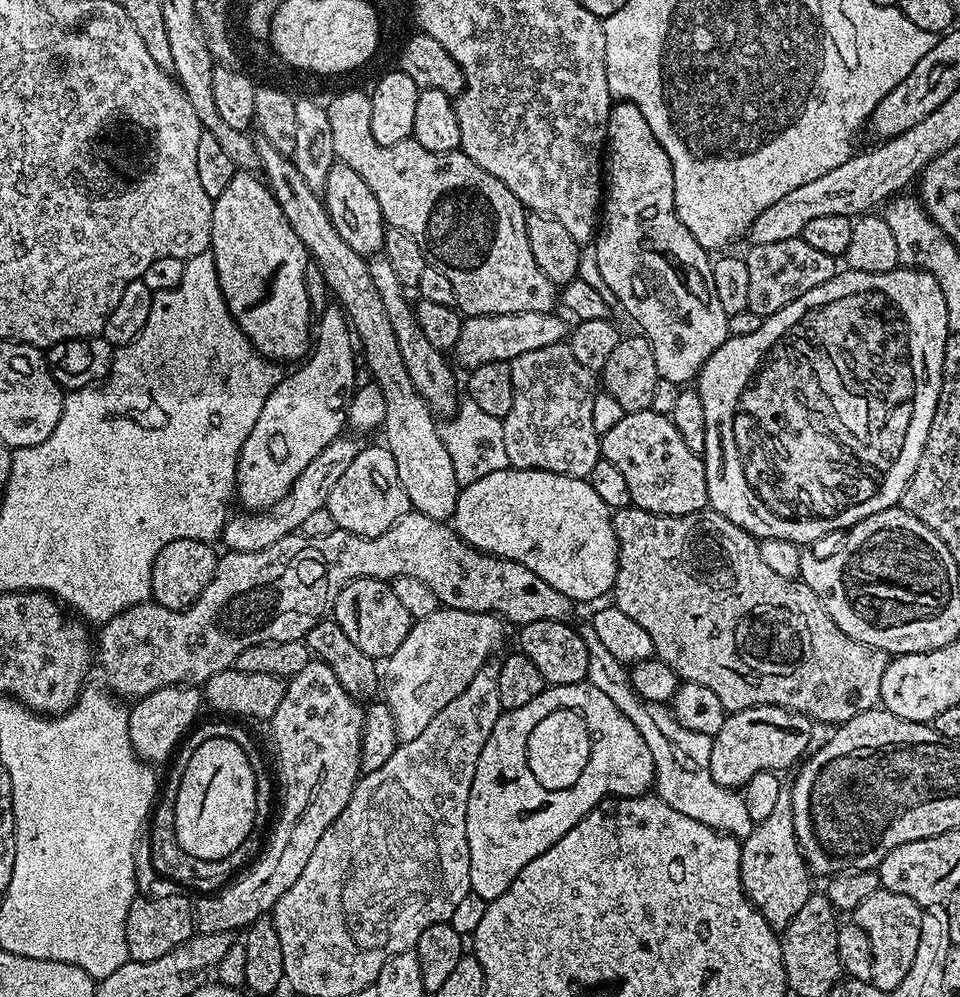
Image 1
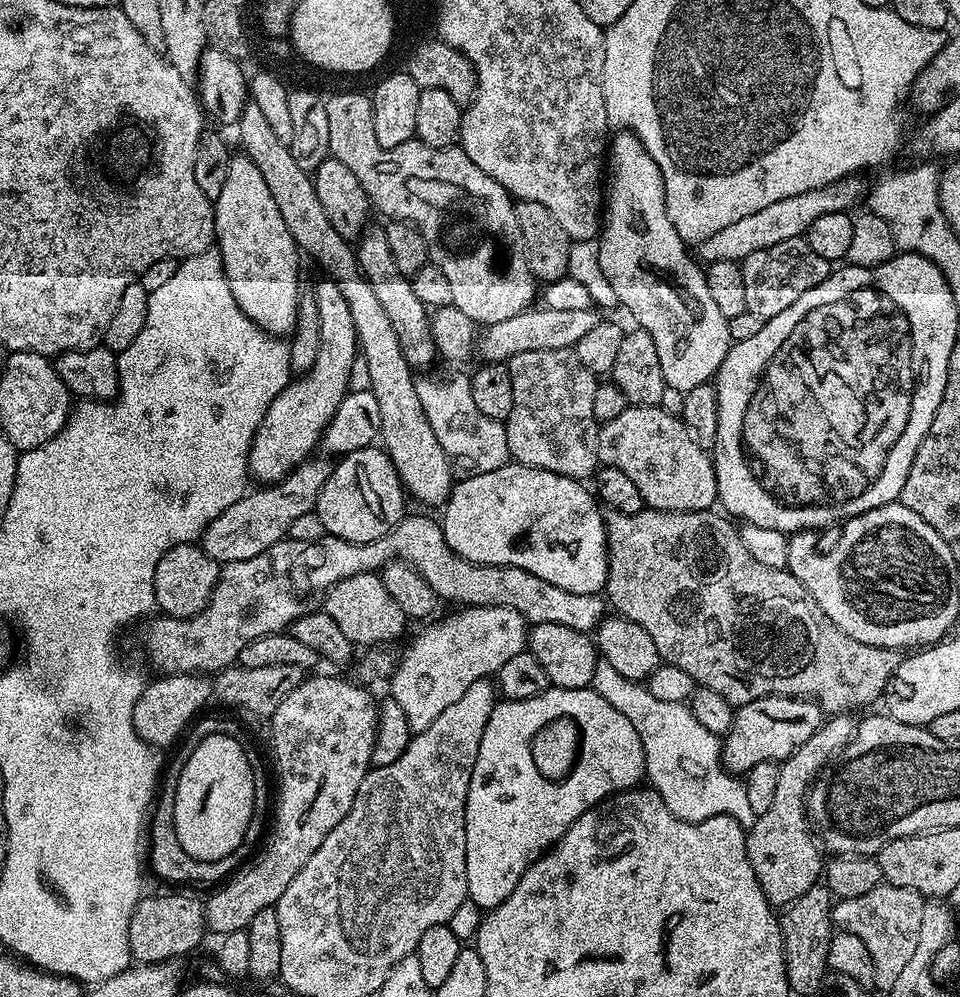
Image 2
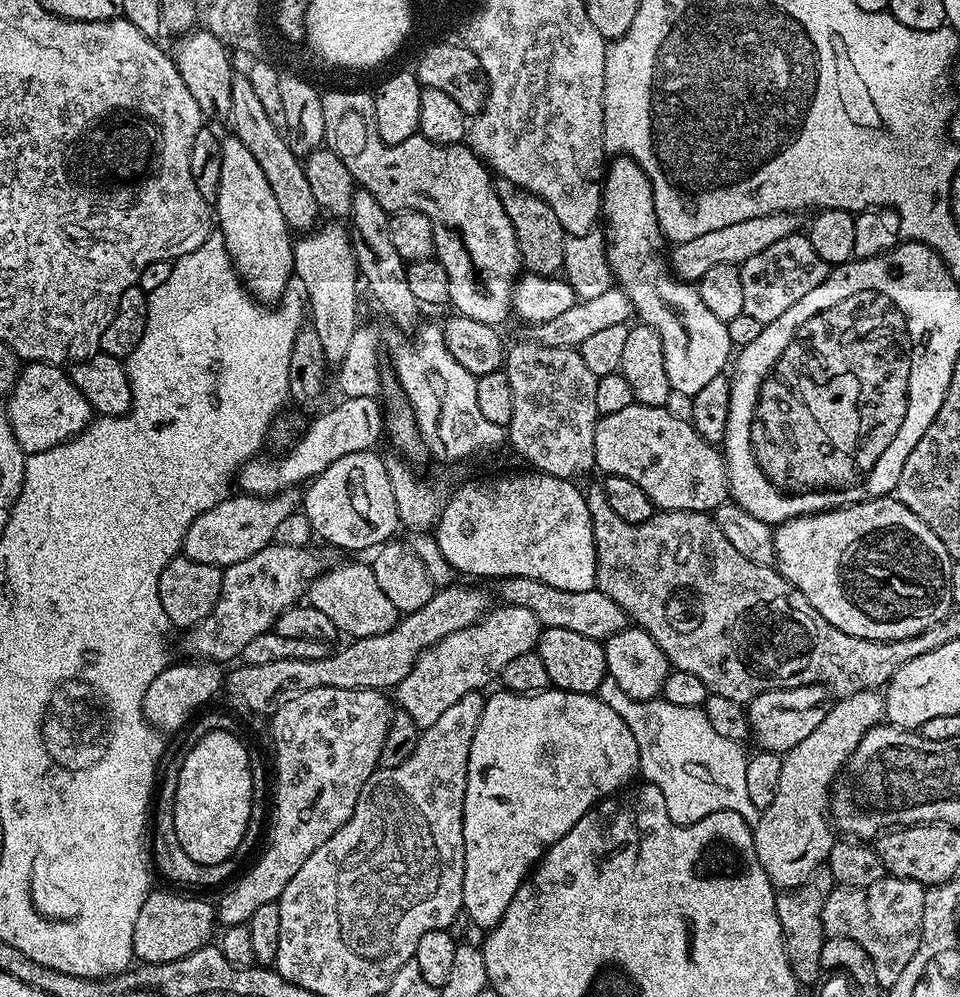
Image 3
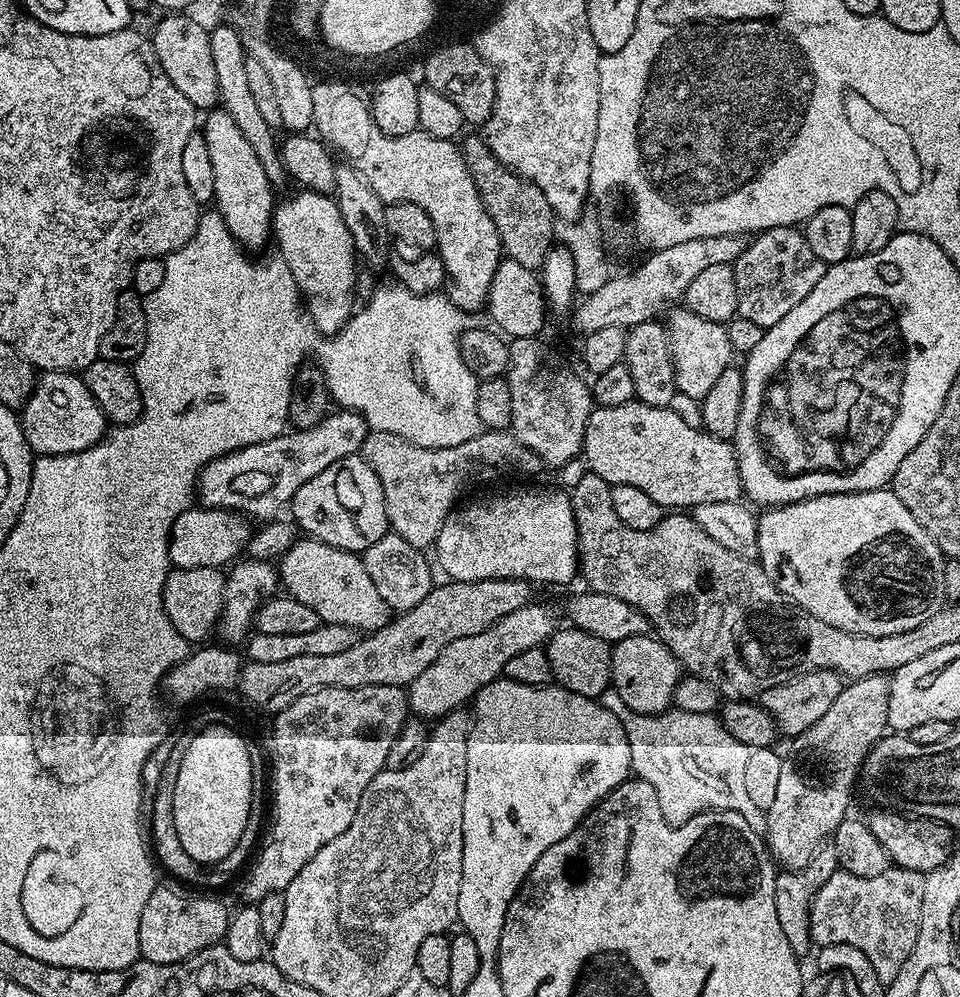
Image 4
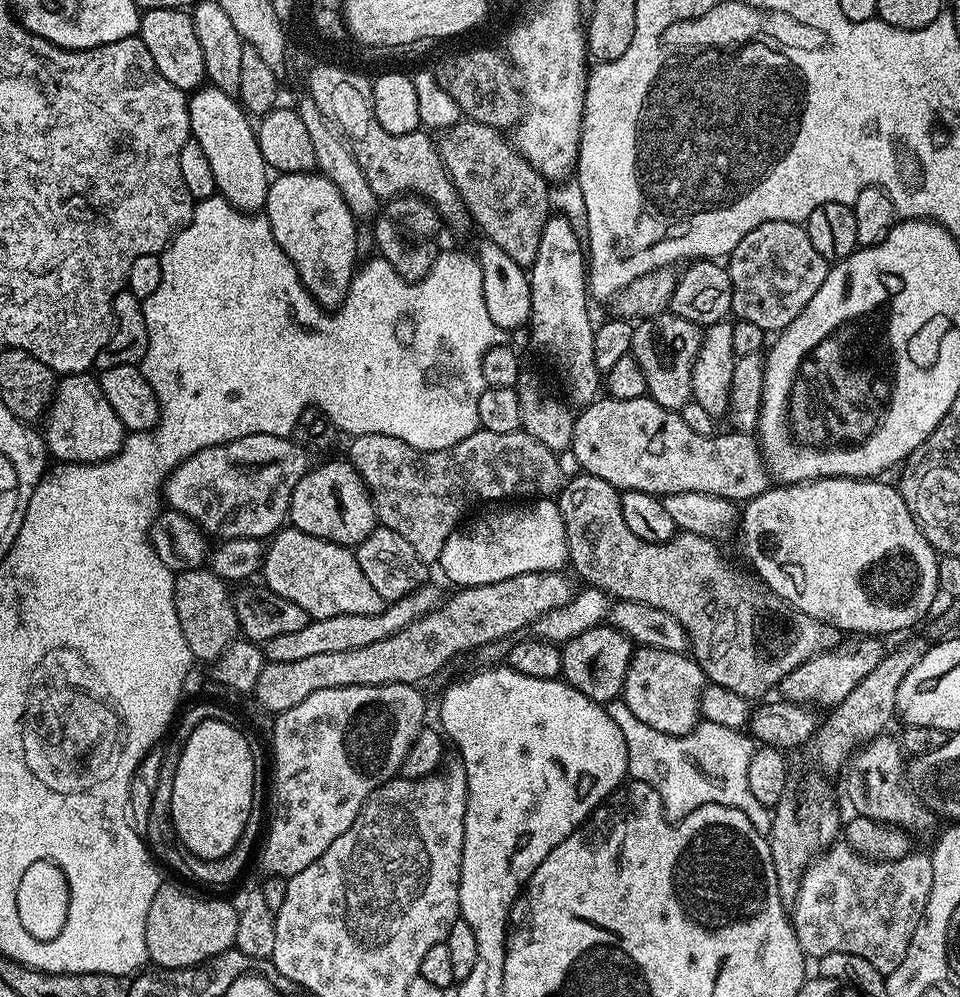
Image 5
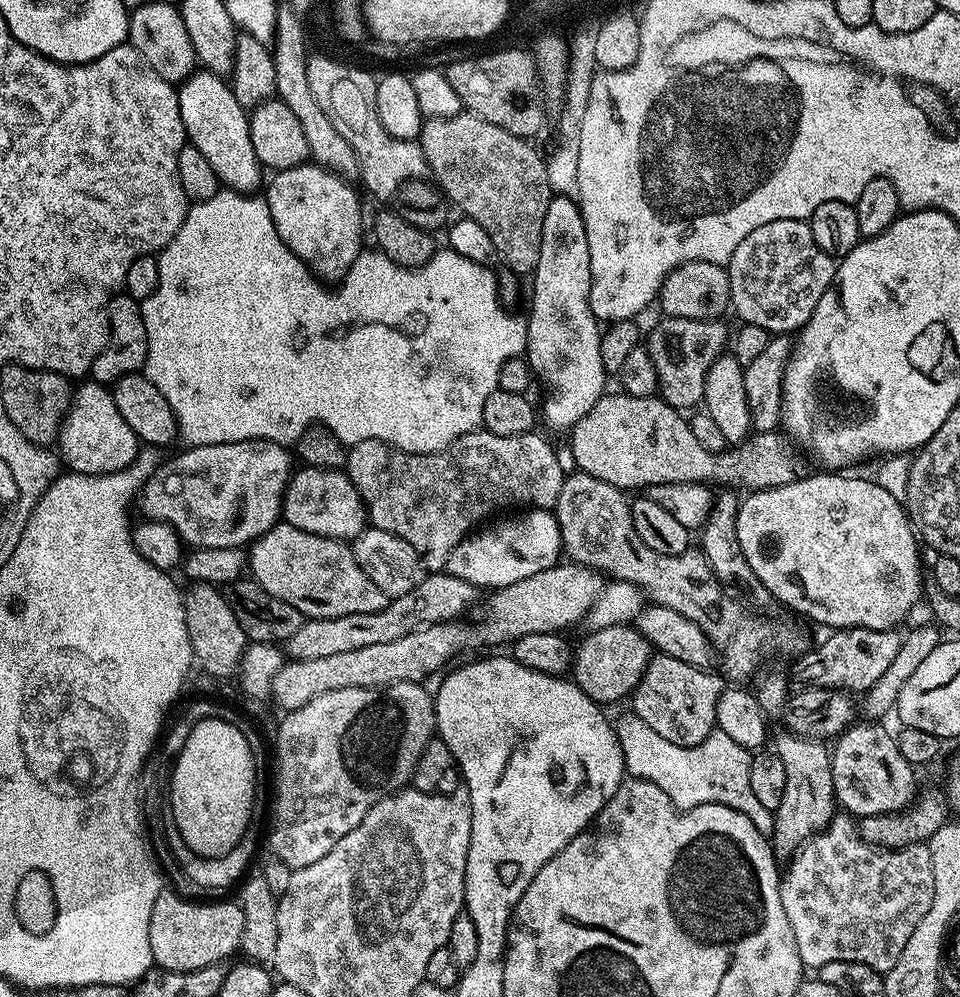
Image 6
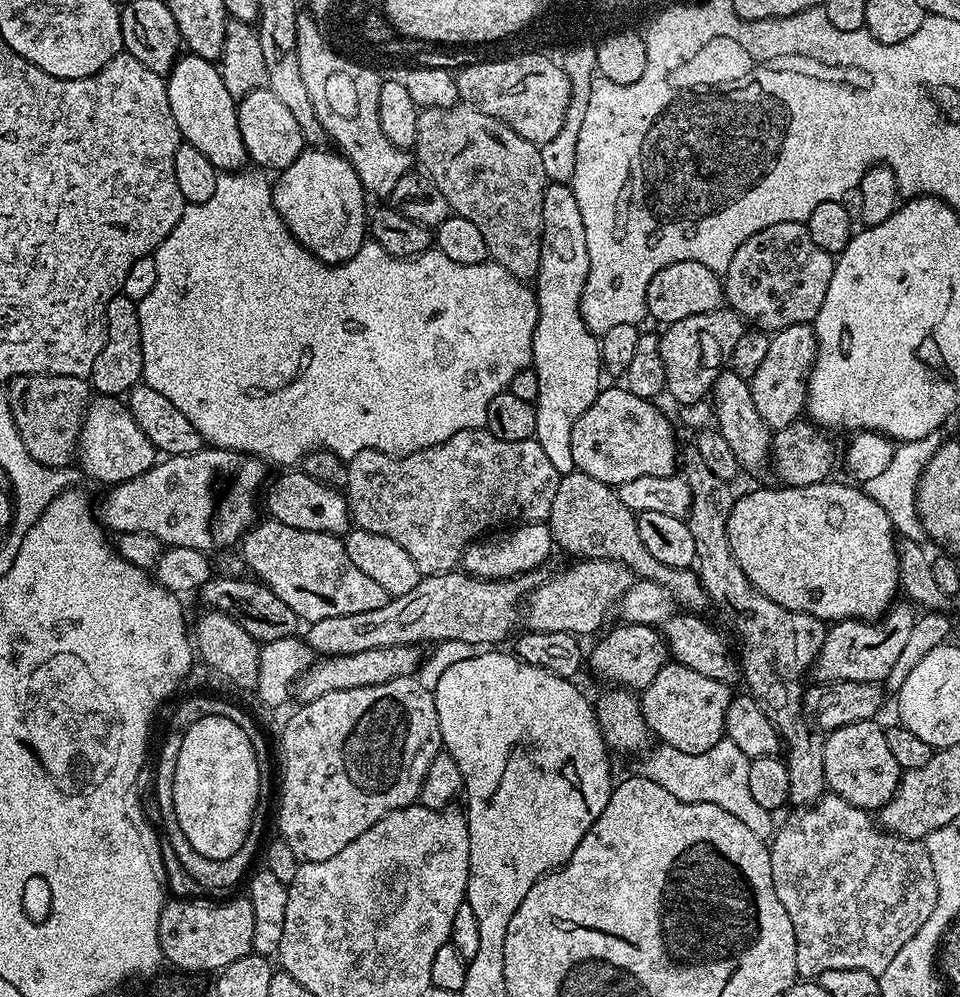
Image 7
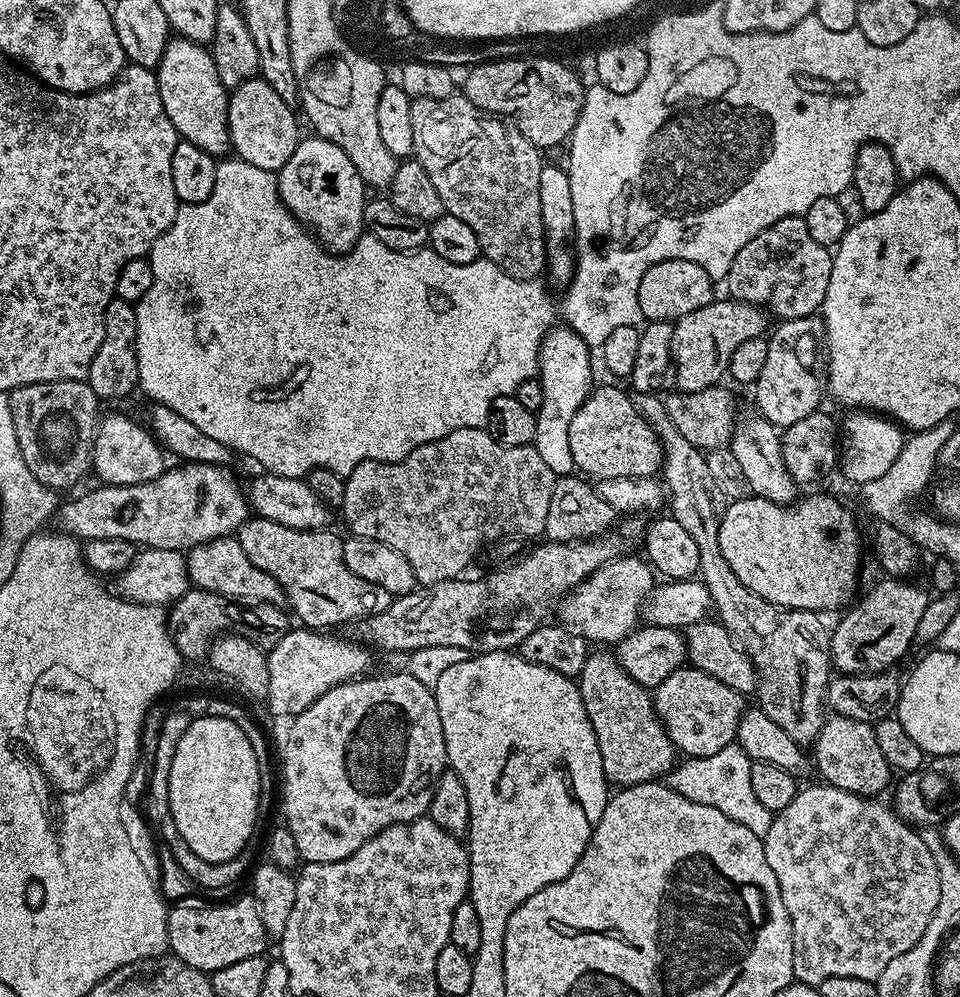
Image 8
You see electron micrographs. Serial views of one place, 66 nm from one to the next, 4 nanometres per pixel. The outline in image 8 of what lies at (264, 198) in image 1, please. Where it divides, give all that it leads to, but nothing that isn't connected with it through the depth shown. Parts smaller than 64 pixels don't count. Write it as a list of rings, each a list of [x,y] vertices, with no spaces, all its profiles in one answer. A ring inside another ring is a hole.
[[[171,39],[165,56],[160,60],[158,79],[162,106],[170,122],[174,122],[177,133],[194,146],[209,152],[211,156],[223,157],[227,153],[224,151],[233,147],[231,134],[228,132],[230,92],[218,78],[211,51],[203,45],[195,44],[193,40]]]

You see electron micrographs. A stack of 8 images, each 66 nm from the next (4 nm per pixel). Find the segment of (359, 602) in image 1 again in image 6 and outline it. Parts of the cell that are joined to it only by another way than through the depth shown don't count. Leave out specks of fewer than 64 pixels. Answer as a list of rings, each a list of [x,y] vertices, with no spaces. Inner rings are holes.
[[[286,522],[276,523],[250,548],[250,572],[257,584],[274,598],[290,602],[306,618],[338,618],[342,614],[374,614],[388,605],[389,596],[358,566],[345,541],[310,534]]]

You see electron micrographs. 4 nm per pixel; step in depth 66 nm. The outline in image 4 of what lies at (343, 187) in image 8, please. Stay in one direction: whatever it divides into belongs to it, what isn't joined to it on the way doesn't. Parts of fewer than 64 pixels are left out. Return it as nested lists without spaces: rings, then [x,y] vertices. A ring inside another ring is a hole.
[[[297,191],[297,196],[284,200],[275,205],[272,213],[272,229],[274,244],[280,247],[279,259],[286,262],[294,282],[298,286],[301,297],[306,301],[306,307],[314,326],[323,335],[337,336],[352,319],[354,305],[352,299],[356,296],[356,264],[357,252],[350,230],[343,221],[342,212],[331,195],[309,194],[307,191]]]

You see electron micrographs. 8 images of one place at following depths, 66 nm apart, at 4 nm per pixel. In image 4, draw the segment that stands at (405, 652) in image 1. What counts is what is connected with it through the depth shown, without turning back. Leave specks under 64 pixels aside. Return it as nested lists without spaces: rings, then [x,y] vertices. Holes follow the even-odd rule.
[[[529,602],[523,608],[514,610],[513,614],[500,618],[494,626],[488,627],[480,634],[470,634],[470,638],[458,638],[458,642],[450,642],[450,646],[446,646],[446,650],[442,650],[442,654],[438,654],[438,658],[434,658],[434,662],[430,662],[430,666],[426,666],[426,670],[422,670],[422,674],[418,674],[418,678],[414,678],[414,682],[407,685],[409,709],[417,717],[435,722],[440,717],[457,711],[467,700],[469,703],[480,689],[499,679],[503,675],[506,663],[516,654],[545,645],[556,629],[556,622],[546,607],[536,603]]]

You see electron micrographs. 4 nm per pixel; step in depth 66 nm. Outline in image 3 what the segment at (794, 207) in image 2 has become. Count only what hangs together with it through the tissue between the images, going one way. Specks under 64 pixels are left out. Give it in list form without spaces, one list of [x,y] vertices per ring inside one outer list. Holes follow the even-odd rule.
[[[775,212],[762,218],[746,218],[746,222],[733,222],[731,226],[721,226],[718,230],[710,230],[698,238],[690,238],[690,242],[682,242],[671,249],[671,271],[685,282],[698,282],[702,274],[706,274],[706,270],[713,266],[742,265],[746,258],[754,258],[754,254],[766,250],[766,246],[771,243],[793,235],[799,229],[796,227],[800,224],[800,218],[791,212]]]

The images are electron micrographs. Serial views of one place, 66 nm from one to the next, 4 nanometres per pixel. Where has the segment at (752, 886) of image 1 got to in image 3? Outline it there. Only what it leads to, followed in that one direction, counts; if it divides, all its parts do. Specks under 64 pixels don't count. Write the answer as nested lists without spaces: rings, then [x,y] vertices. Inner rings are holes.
[[[871,688],[855,692],[849,696],[839,697],[829,707],[826,718],[798,746],[794,746],[782,756],[782,774],[778,778],[778,791],[774,793],[774,802],[766,806],[760,813],[752,829],[754,850],[758,854],[758,862],[762,862],[762,870],[770,878],[772,887],[787,890],[802,886],[827,861],[834,843],[833,825],[830,823],[830,789],[836,783],[849,756],[854,754],[858,742],[871,728],[885,719],[884,692]]]

